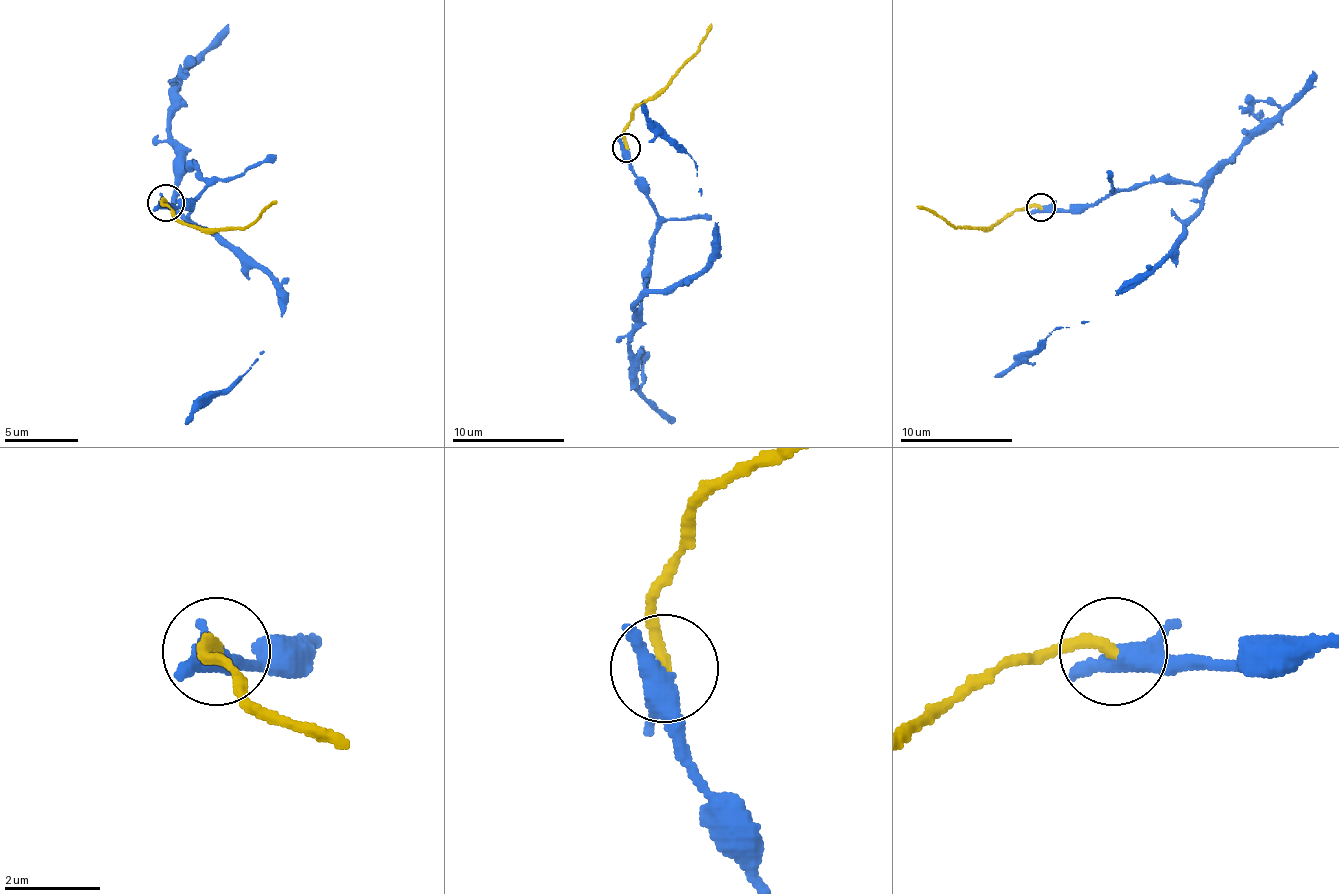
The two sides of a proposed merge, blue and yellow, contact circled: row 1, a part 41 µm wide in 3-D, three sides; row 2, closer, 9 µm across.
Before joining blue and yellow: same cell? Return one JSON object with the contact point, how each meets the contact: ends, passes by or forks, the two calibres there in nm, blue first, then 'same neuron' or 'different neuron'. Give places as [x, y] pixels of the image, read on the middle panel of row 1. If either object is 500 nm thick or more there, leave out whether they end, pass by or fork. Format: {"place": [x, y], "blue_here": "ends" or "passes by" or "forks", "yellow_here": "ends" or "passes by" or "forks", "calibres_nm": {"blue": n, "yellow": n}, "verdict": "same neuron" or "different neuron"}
{"place": [626, 147], "blue_here": "passes by", "yellow_here": "ends", "calibres_nm": {"blue": 480, "yellow": 260}, "verdict": "different neuron"}

